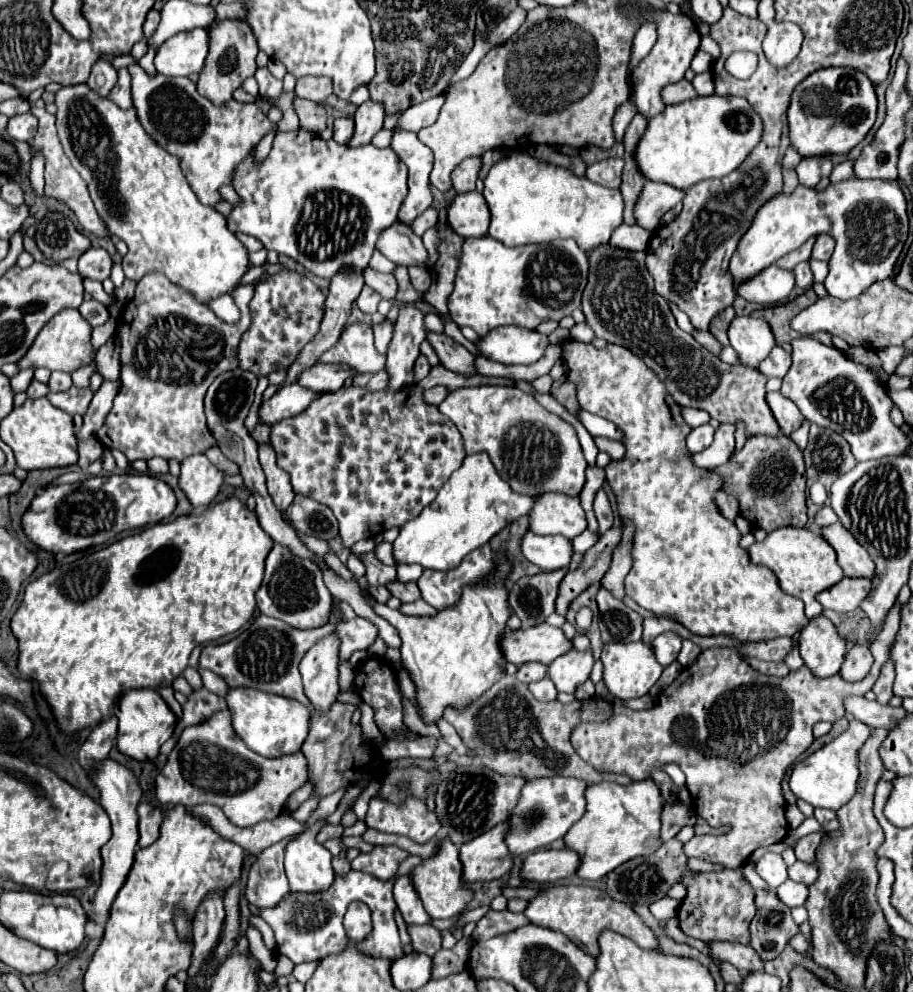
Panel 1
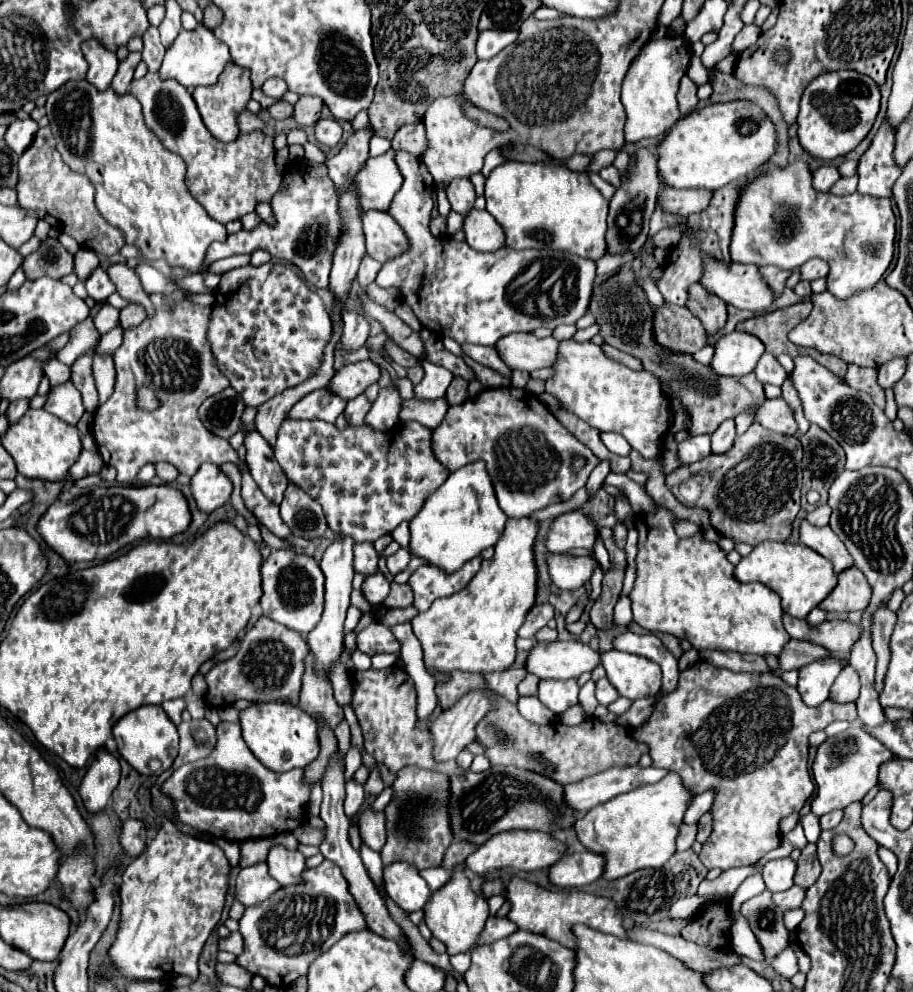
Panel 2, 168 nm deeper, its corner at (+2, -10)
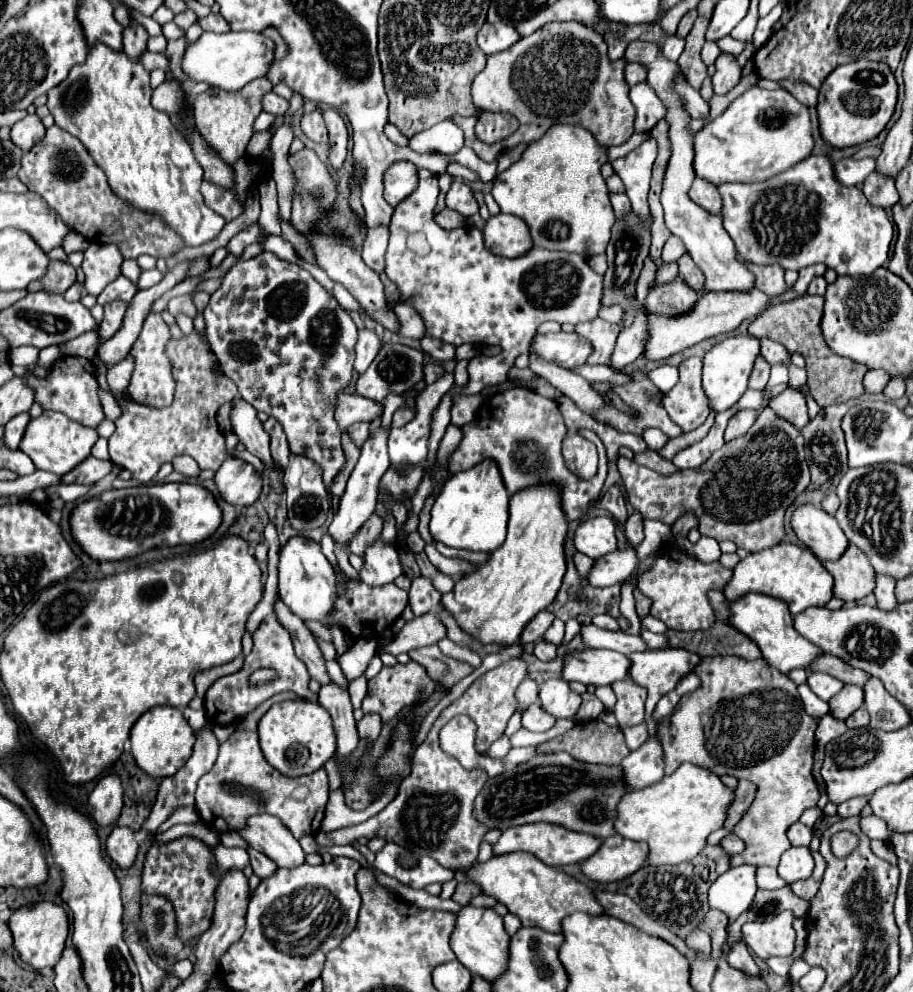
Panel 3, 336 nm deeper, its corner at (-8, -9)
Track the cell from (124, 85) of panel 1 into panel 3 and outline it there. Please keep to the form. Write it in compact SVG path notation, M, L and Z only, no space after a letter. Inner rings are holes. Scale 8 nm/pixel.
M133 21L133 25L123 31L125 55L129 55L131 61L139 63L139 57L147 51L147 39L149 39L149 33L139 23Z

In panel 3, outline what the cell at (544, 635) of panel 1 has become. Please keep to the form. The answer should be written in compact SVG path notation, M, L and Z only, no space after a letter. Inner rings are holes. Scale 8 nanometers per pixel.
M583 649L571 651L563 657L563 679L581 681L585 685L611 685L625 679L629 671L629 659L621 653L607 649Z

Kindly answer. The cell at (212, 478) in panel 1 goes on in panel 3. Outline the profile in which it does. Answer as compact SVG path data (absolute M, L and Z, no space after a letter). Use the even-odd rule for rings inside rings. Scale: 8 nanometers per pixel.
M229 457L219 467L213 481L217 485L221 499L237 507L255 503L263 485L261 477L255 473L255 469L249 463L241 459L233 459L233 457Z

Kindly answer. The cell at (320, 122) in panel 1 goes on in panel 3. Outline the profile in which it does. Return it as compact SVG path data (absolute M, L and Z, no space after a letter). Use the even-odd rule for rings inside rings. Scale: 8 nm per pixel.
M273 91L265 95L265 99L263 99L263 111L273 113L273 115L285 115L287 109L289 109L289 101L287 99L275 95Z

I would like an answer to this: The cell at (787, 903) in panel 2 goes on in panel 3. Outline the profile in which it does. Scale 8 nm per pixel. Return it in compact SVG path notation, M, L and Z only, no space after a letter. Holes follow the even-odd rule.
M783 911L777 919L763 923L745 923L741 933L745 943L755 951L763 961L769 957L789 957L795 951L795 929L793 913Z

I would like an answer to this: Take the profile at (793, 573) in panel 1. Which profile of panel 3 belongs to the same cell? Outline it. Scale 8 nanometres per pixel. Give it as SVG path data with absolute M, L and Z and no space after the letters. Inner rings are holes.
M779 543L765 551L749 553L741 559L735 569L733 577L725 587L727 599L739 599L745 593L765 593L777 599L783 599L789 605L791 615L805 611L807 607L825 607L833 597L833 575L821 565L813 551L793 543Z

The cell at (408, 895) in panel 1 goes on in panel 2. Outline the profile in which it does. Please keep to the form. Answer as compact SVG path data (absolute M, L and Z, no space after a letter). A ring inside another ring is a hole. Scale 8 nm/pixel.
M393 862L389 866L383 866L383 880L387 894L405 912L421 910L431 896L431 890L421 878L419 870L407 862Z

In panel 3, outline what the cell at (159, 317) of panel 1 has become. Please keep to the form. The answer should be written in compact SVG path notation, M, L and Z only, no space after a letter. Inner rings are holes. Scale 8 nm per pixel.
M193 331L179 341L169 339L165 355L173 367L173 379L177 383L175 401L165 409L145 409L145 405L131 399L127 387L135 369L133 355L127 355L107 371L107 383L121 407L121 415L115 419L117 429L109 437L109 455L115 465L129 469L137 483L149 483L159 467L177 455L189 455L201 469L211 471L217 471L227 459L225 435L219 431L215 417L223 403L237 397L237 385L217 369L217 359L211 353L205 335L199 331Z

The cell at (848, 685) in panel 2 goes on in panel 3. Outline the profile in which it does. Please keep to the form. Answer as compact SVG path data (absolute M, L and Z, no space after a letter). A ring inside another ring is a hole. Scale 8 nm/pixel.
M845 685L843 691L839 691L831 701L831 715L839 719L847 719L851 713L855 713L863 705L863 687L859 685Z

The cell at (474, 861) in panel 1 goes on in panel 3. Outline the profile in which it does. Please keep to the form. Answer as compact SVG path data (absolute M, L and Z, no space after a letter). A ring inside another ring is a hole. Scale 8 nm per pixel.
M533 823L533 825L521 825L521 827L513 827L509 831L503 831L499 841L493 845L493 855L529 851L537 859L541 859L545 865L563 867L563 865L573 865L573 863L585 861L599 849L599 845L601 845L601 839L597 839L593 835L569 831L565 827L557 827L557 825L549 825L549 823Z

